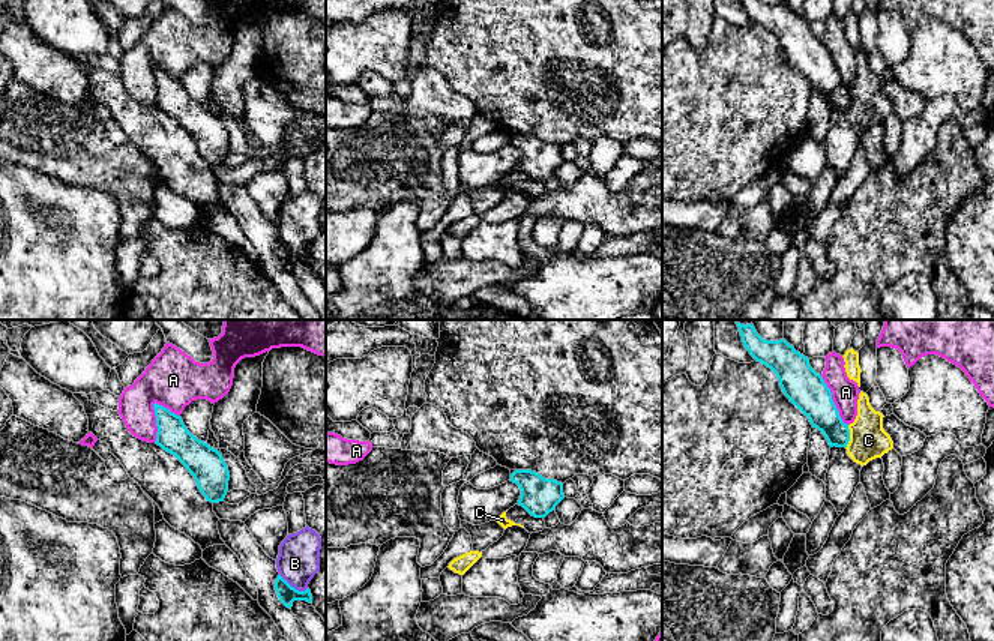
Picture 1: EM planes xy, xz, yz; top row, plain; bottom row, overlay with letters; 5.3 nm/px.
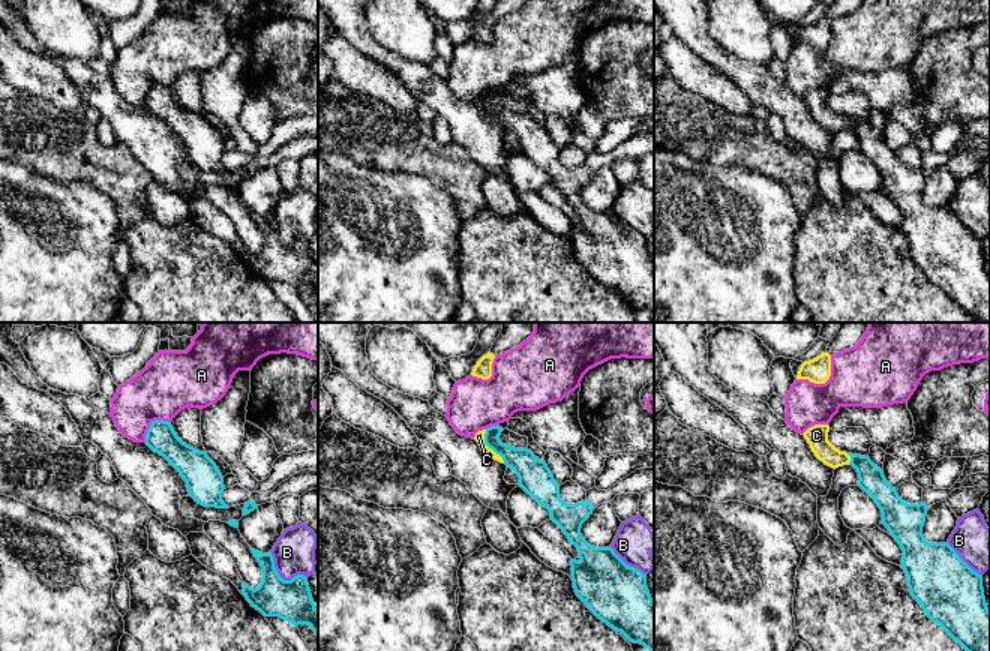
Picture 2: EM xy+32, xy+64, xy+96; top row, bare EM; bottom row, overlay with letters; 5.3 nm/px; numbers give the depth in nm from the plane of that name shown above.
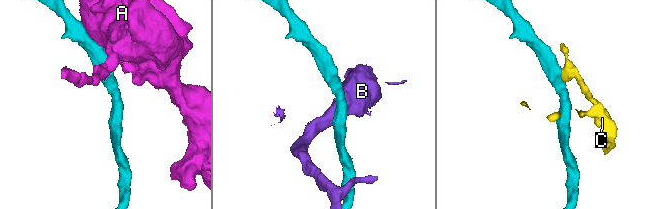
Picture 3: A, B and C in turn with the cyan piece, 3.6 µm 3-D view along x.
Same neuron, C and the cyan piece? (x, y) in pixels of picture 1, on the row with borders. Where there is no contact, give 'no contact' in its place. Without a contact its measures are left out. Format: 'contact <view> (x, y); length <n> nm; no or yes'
contact yz (849, 437); length 130 nm; no

